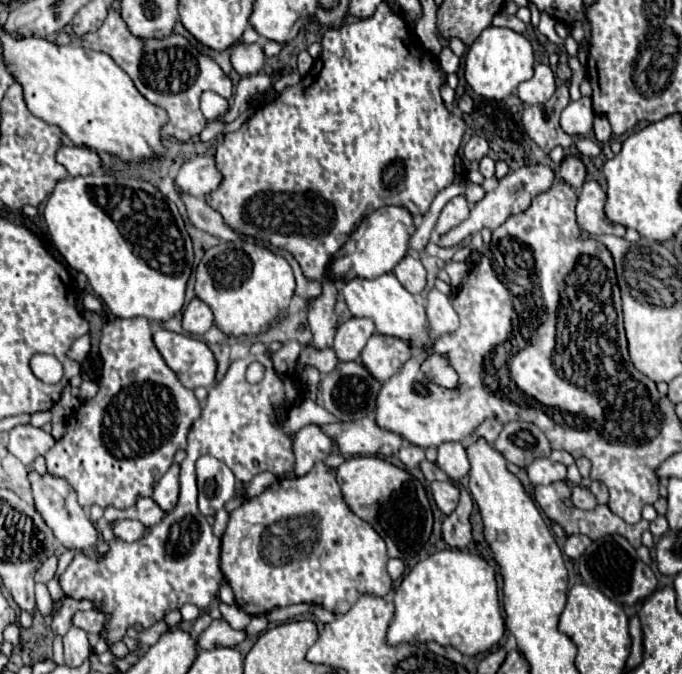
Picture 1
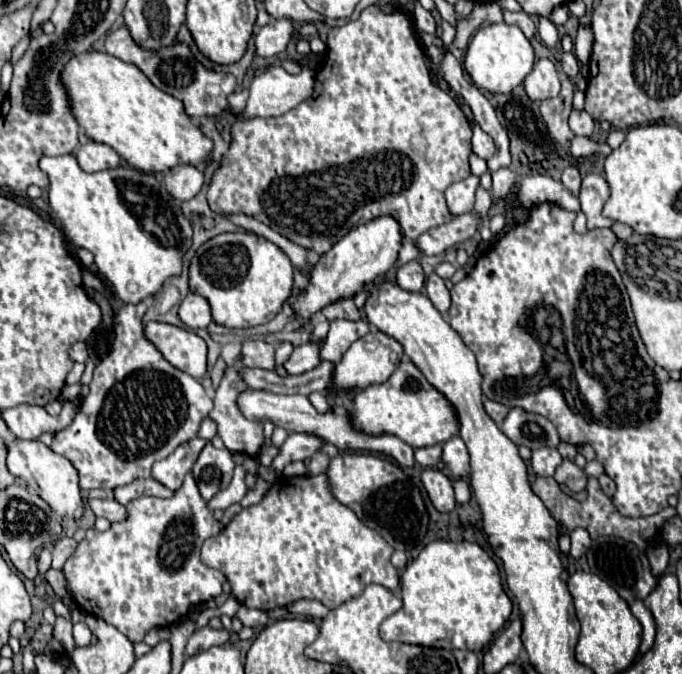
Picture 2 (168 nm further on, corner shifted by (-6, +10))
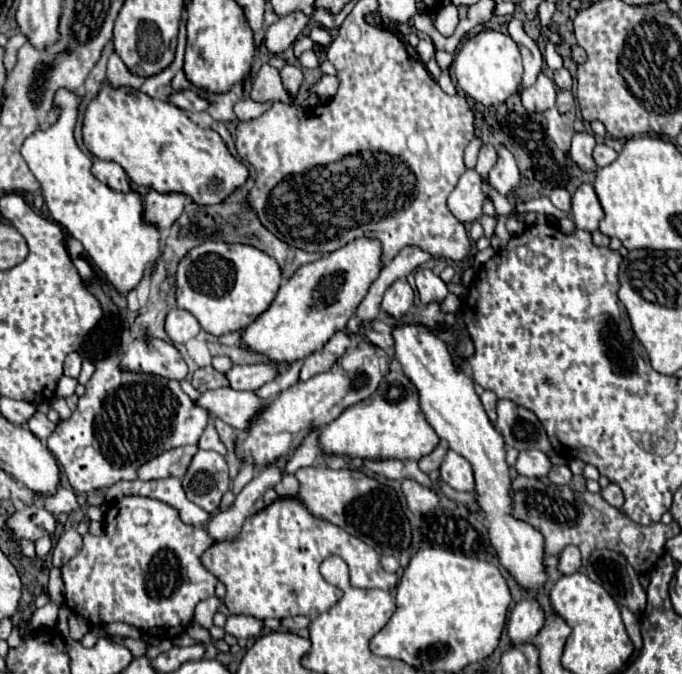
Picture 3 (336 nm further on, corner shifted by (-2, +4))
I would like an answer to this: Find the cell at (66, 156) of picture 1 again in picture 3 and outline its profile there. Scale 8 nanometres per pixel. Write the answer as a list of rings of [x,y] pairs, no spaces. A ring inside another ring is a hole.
[[[95,158],[93,160],[93,174],[115,192],[131,192],[131,182],[119,164]]]

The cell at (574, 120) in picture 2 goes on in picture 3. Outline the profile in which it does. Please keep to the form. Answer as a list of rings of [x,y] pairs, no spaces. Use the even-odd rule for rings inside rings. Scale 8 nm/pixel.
[[[591,132],[575,134],[573,144],[571,144],[571,160],[585,172],[595,172],[597,164],[593,160],[593,148],[595,148],[595,138]]]

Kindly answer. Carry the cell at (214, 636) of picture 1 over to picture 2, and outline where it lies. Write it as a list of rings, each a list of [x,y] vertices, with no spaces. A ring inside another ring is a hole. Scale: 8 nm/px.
[[[205,626],[205,628],[197,630],[197,632],[189,638],[187,648],[185,648],[185,656],[189,658],[189,656],[193,656],[193,654],[197,654],[197,652],[201,652],[201,650],[207,650],[207,648],[211,648],[211,646],[227,644],[229,638],[231,638],[231,632],[229,632],[229,630],[225,630],[225,628],[215,630],[215,628],[211,628],[211,626]]]

